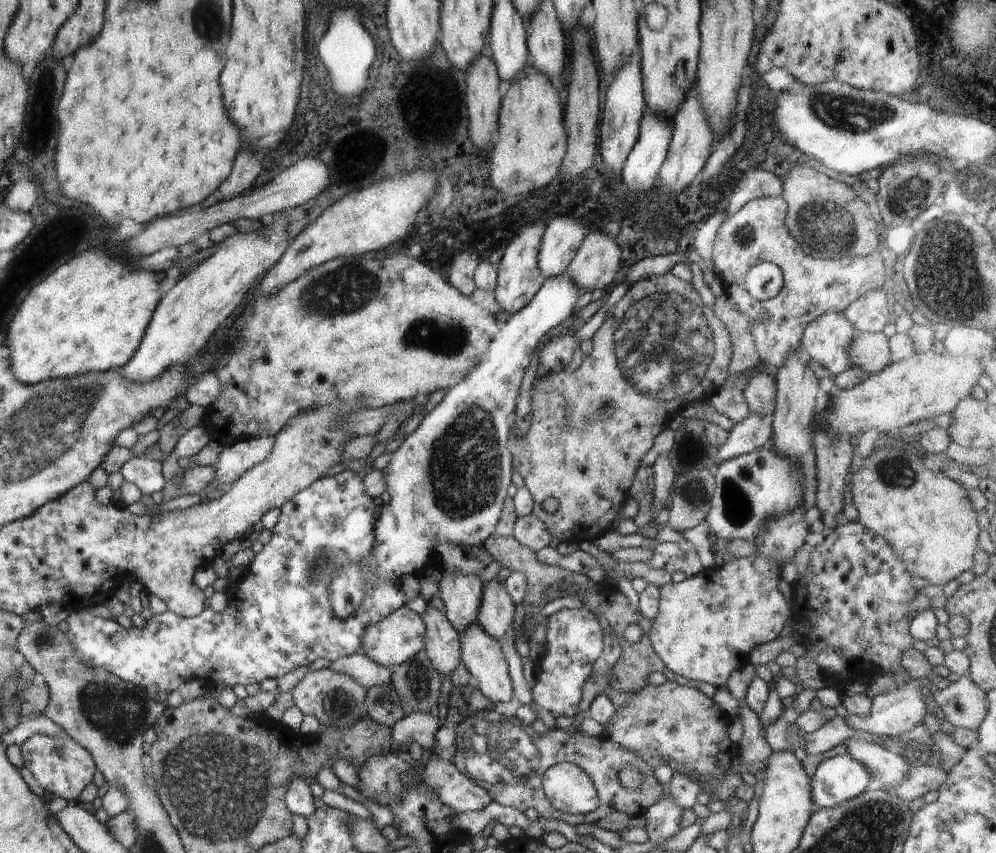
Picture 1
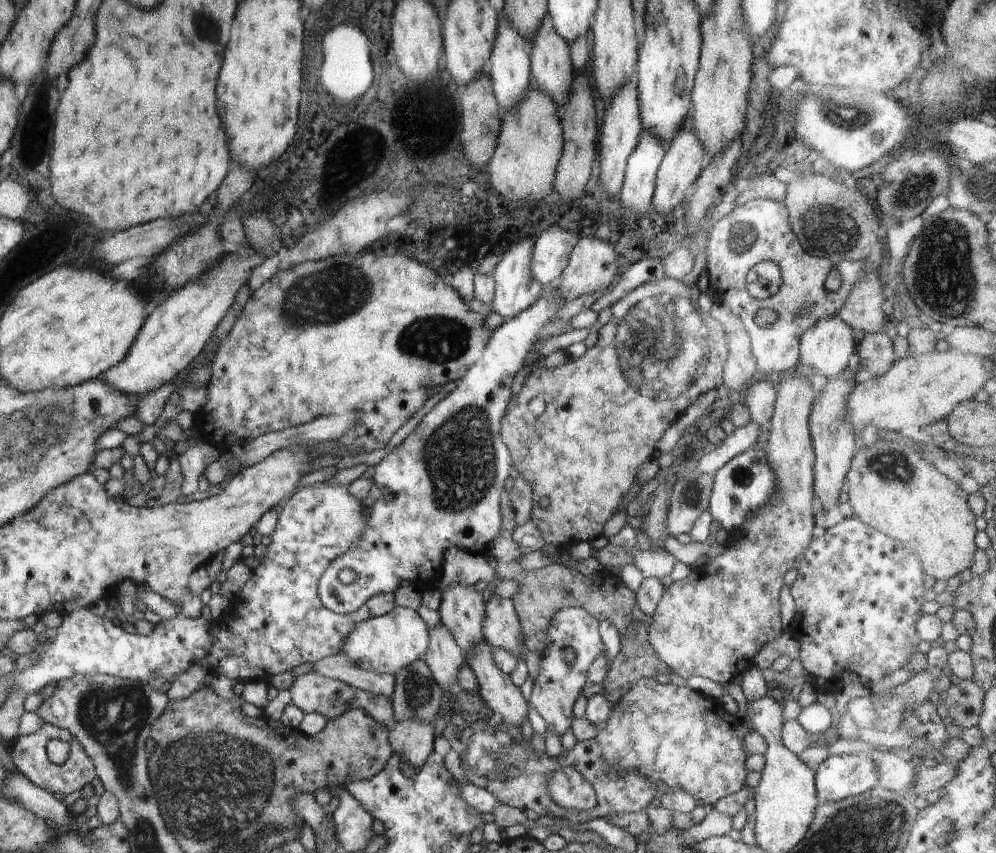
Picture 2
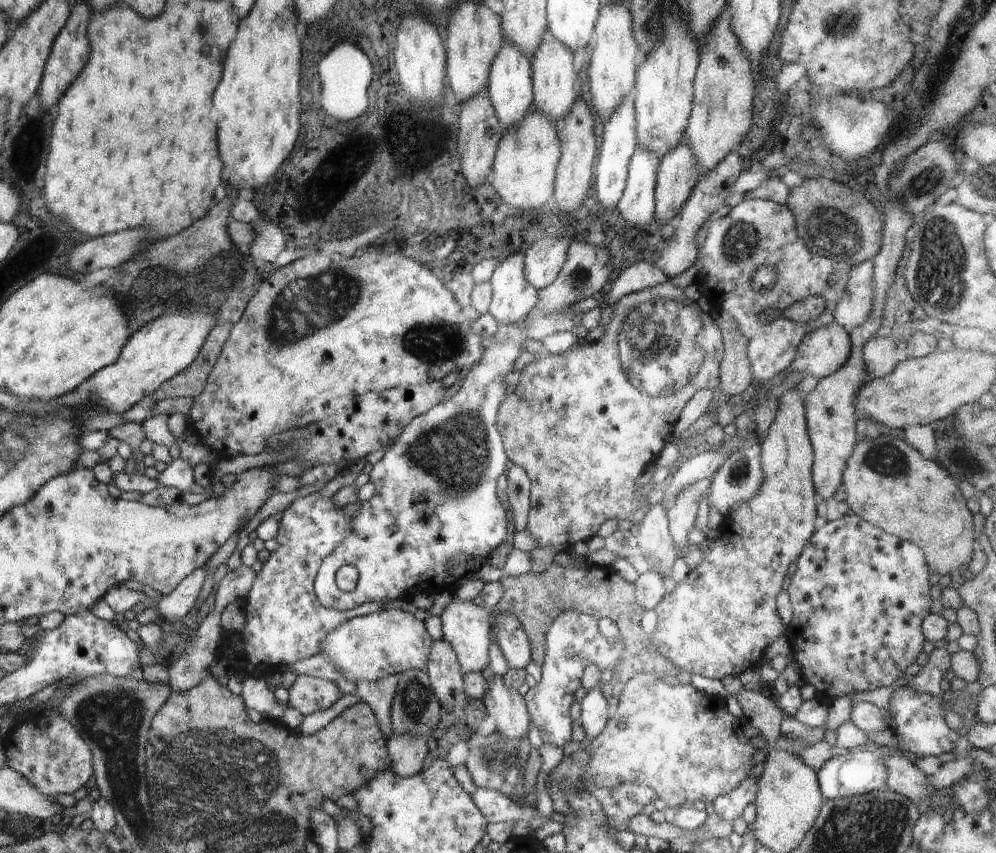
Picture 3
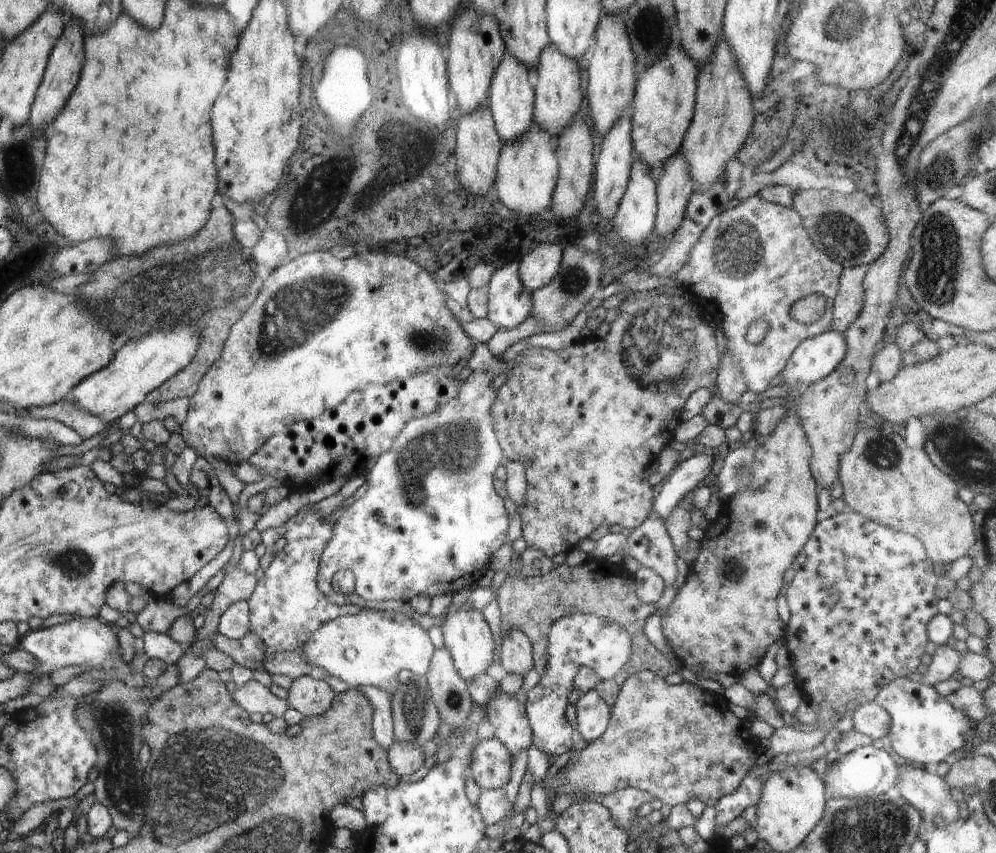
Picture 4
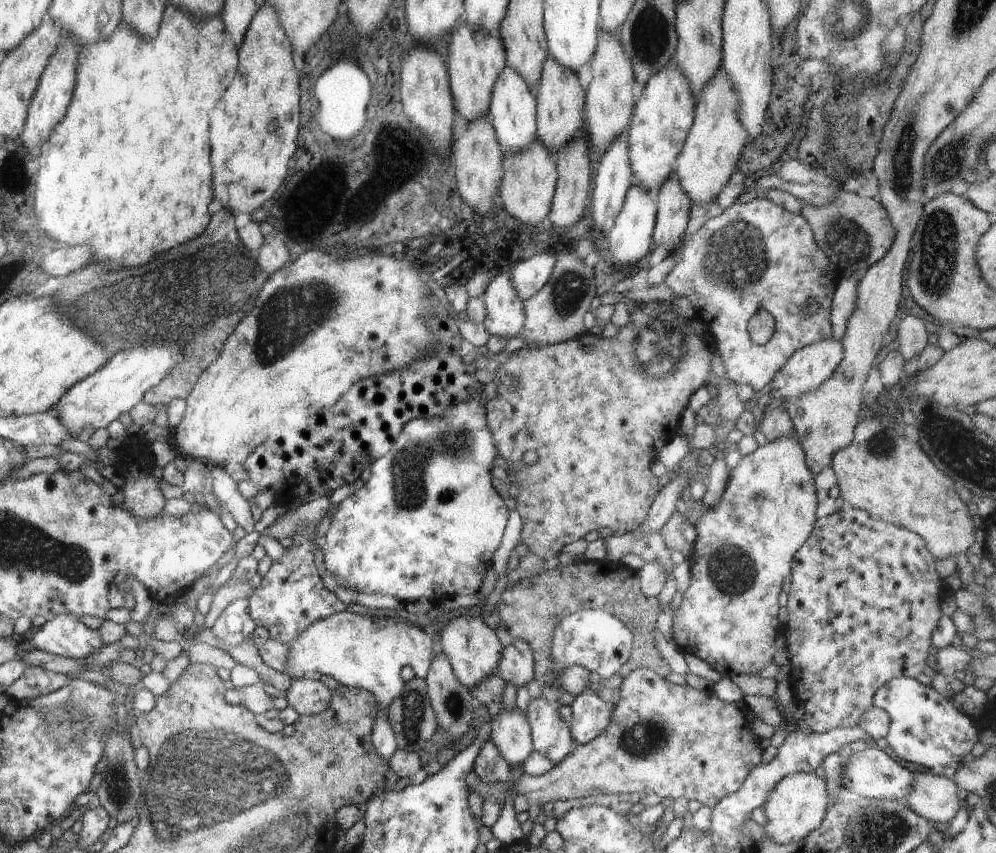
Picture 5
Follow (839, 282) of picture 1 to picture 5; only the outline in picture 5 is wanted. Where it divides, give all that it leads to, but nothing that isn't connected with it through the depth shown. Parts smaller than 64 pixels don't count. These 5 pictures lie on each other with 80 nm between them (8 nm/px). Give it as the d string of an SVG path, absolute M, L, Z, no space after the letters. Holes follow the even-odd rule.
M758 197L752 199L751 202L741 204L736 201L732 206L729 206L723 213L720 213L714 218L711 218L699 228L687 241L684 240L683 255L680 261L673 266L670 274L665 278L665 284L668 288L672 288L676 294L680 297L684 296L690 300L695 310L697 311L697 317L700 318L705 324L709 325L714 338L720 348L720 354L722 354L723 365L726 370L725 376L728 379L732 379L736 384L748 384L754 392L760 392L766 384L773 381L775 374L786 364L786 361L795 350L802 348L803 346L826 340L833 336L833 326L831 323L831 308L833 296L837 287L837 282L841 278L841 271L836 264L828 260L828 257L820 250L820 247L815 243L815 238L810 228L810 225L806 222L806 219L800 213L793 213L785 208L776 206L771 200L764 197ZM818 302L819 306L816 313L813 316L804 316L802 310L809 303ZM764 308L770 310L775 320L775 330L772 337L764 345L755 345L750 340L748 335L748 320L758 312L759 309Z

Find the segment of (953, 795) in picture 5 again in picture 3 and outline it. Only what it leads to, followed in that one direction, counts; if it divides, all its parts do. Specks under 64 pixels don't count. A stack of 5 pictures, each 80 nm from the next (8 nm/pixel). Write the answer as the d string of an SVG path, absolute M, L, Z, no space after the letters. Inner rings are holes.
M892 753L883 761L887 768L885 784L890 790L903 794L916 804L921 799L930 800L931 793L938 791L928 784L928 777L919 769L920 764L908 761L901 754Z

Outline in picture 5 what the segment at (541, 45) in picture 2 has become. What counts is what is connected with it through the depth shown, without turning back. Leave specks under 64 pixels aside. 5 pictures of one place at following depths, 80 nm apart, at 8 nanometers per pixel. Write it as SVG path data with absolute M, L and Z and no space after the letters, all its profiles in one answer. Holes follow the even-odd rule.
M546 57L541 68L541 75L535 91L535 113L537 120L537 136L554 154L570 139L573 139L583 124L583 108L585 105L585 90L578 82L576 73L561 65L554 57Z

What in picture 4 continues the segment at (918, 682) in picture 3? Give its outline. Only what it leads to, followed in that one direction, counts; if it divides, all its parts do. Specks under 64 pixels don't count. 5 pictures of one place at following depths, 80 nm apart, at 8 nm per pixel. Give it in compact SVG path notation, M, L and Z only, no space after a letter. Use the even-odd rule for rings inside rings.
M944 644L934 646L931 657L931 664L922 674L920 683L934 687L938 682L951 678L952 674L958 670L961 654L951 645Z

